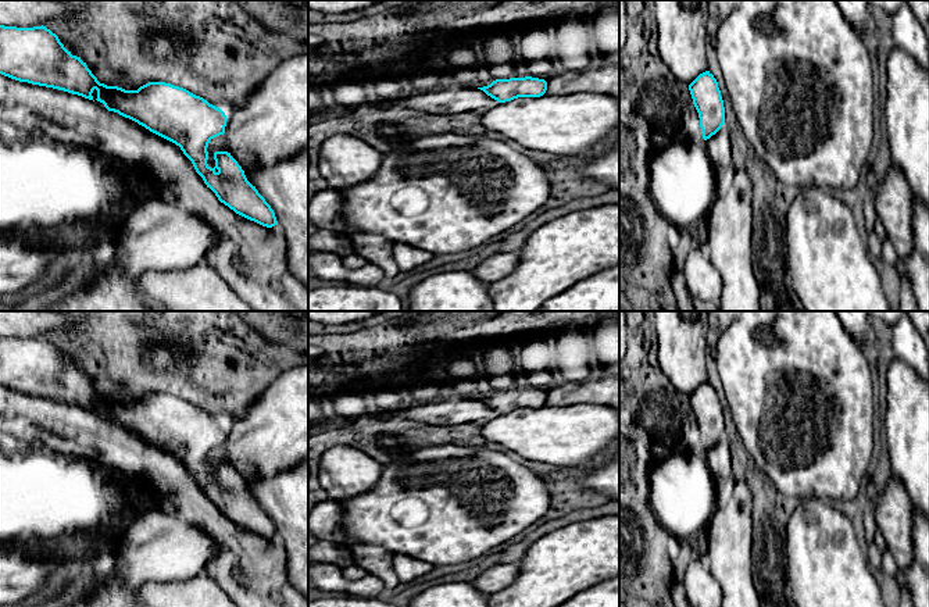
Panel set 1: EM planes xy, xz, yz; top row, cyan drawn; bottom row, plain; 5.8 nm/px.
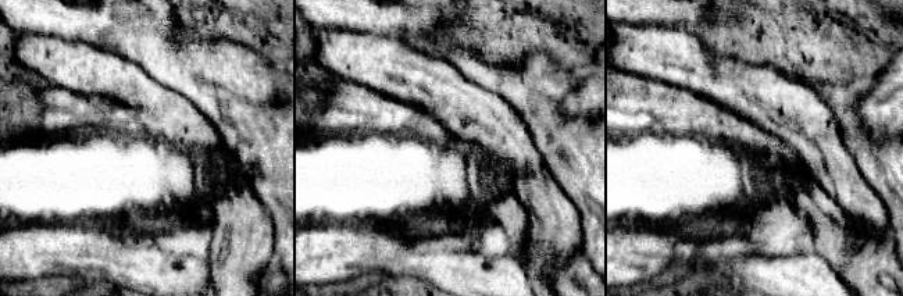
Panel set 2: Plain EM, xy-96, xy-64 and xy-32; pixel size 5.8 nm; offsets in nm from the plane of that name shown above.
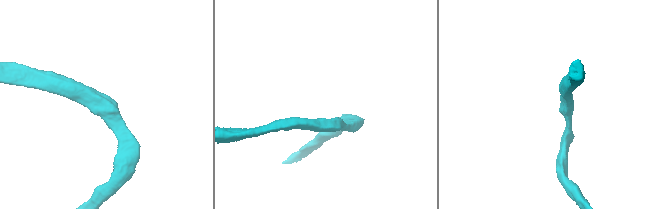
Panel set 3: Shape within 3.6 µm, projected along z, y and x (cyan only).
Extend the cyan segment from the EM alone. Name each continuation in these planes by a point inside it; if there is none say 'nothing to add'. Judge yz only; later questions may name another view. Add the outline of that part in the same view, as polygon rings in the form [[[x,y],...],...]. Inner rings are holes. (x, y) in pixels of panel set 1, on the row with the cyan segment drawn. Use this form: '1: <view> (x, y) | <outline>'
nothing to add

